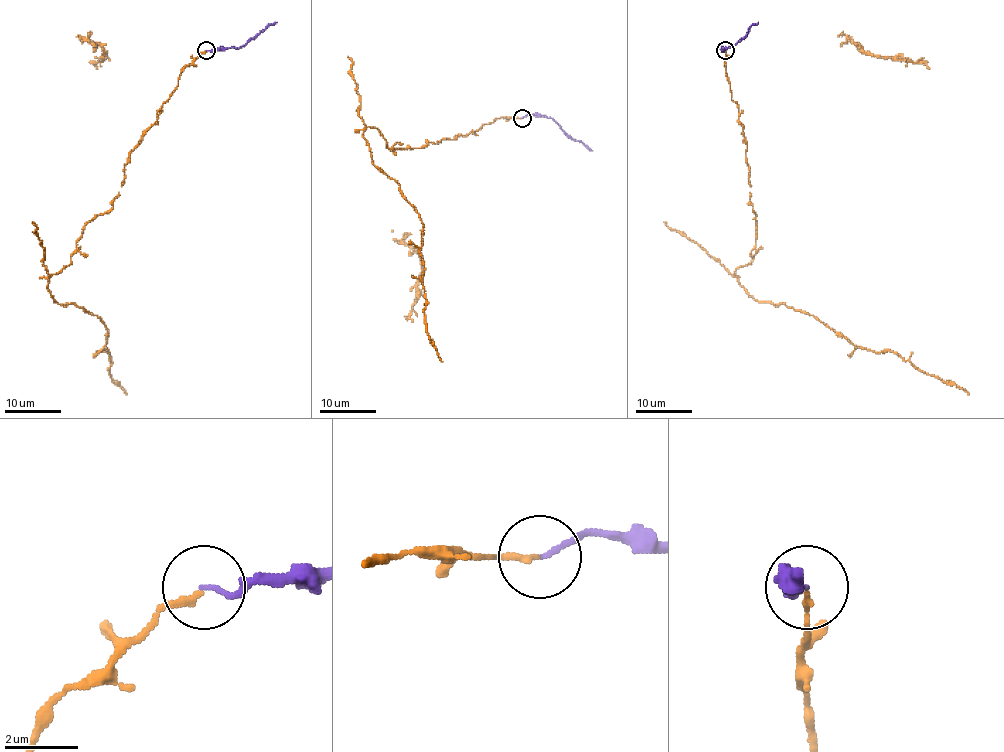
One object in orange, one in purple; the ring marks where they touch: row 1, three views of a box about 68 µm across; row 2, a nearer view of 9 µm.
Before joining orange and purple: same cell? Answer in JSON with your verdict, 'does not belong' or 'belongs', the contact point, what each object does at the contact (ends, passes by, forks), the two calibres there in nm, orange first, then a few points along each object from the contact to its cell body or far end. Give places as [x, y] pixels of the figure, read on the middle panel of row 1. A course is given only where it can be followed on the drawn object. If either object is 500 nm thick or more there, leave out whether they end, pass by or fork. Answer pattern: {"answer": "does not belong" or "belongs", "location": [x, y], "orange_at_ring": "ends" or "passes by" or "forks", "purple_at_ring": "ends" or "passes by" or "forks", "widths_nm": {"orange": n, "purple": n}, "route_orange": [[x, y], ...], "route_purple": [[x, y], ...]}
{"answer": "does not belong", "location": [522, 118], "orange_at_ring": "ends", "purple_at_ring": "ends", "widths_nm": {"orange": 160, "purple": 120}, "route_orange": [[521, 118], [421, 148], [363, 132], [422, 223], [424, 320], [442, 361]], "route_purple": [[521, 118], [530, 114], [551, 118], [574, 139], [581, 141], [592, 151]]}

